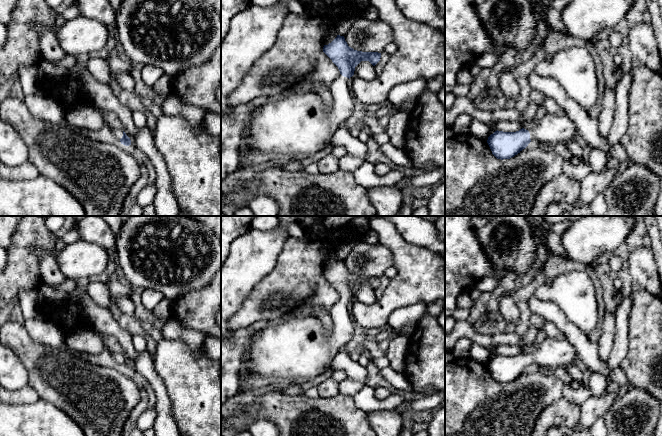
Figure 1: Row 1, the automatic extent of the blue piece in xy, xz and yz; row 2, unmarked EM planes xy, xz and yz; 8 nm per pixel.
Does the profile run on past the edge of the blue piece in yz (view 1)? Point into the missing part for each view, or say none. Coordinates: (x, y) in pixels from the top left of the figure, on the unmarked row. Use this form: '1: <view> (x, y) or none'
1: yz (551, 353)

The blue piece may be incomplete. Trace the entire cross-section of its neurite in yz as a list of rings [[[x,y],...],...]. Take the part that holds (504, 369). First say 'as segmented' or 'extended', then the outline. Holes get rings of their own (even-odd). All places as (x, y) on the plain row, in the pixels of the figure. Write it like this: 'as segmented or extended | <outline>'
extended | [[[546,337],[528,355],[524,352],[516,356],[495,355],[487,367],[497,383],[510,383],[525,373],[531,366],[552,372],[560,366],[572,364],[577,358],[575,347],[566,338],[563,340]]]

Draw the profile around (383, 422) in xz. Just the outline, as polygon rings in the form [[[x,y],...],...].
[[[399,409],[368,413],[368,420],[377,436],[400,436],[402,432],[403,417]]]

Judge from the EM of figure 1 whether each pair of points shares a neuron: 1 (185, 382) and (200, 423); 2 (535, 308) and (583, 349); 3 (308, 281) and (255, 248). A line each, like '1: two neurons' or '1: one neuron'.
1: one neuron
2: one neuron
3: two neurons

